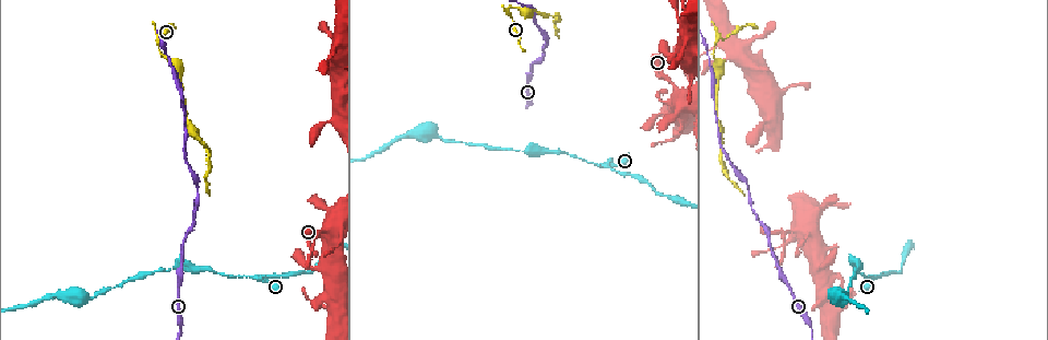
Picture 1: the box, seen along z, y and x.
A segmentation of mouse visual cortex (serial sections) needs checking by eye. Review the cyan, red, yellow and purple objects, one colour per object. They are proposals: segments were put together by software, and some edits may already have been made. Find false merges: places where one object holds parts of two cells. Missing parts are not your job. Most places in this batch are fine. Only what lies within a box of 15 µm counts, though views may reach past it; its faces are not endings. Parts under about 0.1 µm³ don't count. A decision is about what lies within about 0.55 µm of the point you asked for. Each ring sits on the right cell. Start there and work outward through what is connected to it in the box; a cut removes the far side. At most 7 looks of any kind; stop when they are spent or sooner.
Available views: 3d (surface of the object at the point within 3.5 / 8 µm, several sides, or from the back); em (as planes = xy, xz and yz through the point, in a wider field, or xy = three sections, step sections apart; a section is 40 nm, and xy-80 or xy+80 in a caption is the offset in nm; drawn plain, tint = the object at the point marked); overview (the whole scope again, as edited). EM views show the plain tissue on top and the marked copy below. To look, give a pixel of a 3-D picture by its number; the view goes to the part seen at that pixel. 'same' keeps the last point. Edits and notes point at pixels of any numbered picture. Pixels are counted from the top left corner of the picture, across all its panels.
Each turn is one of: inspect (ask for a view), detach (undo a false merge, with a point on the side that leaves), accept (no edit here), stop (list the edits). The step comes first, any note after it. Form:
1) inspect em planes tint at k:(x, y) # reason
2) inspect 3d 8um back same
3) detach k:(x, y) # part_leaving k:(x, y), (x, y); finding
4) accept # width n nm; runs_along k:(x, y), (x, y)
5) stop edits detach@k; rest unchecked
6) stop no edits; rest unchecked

inspect 3d 3.5um back at 1:(815, 264) # a narrow waist

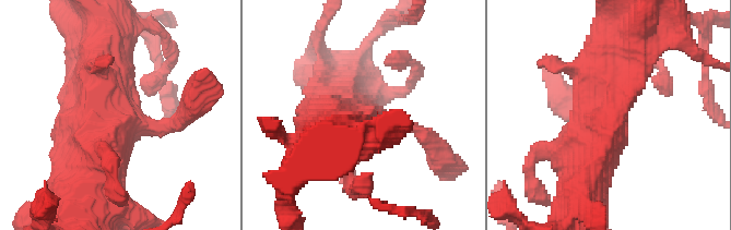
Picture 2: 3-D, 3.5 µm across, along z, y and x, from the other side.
inspect em planes tint at 2:(121, 119)

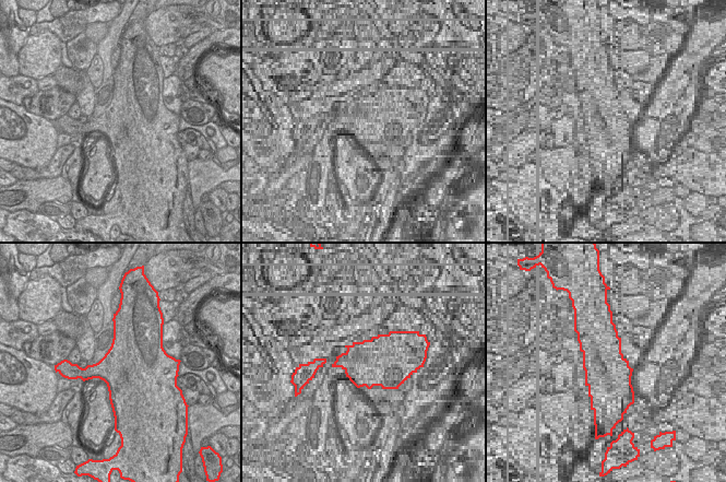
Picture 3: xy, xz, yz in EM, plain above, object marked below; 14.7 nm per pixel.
inspect em xy step 1 tint same # another direction

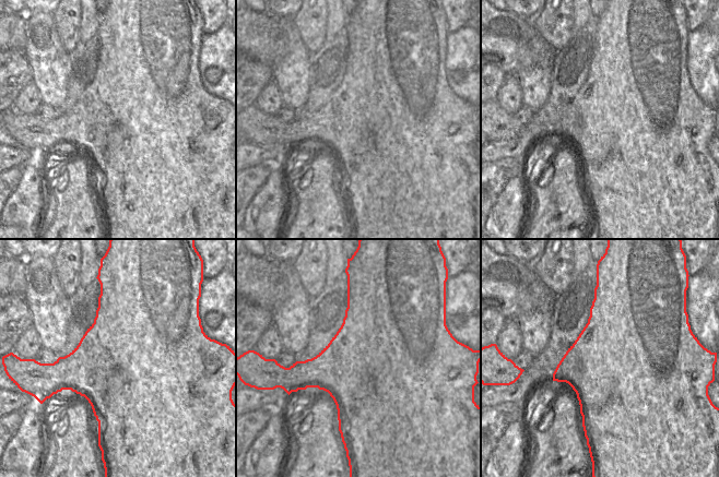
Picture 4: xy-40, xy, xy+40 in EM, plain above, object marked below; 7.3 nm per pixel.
accept # runs_along 2:(624, 33), (612, 50), (585, 170); one cell here

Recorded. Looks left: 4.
inspect 3d 3.5um at 1:(857, 263) # sudden change in width

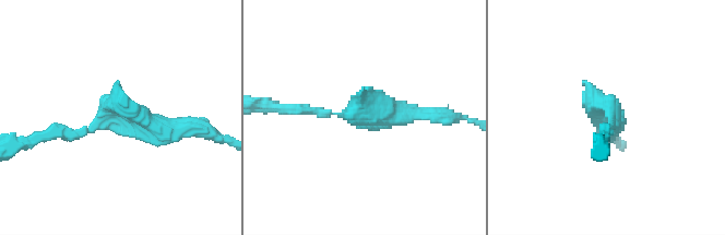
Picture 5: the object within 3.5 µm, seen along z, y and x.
inspect em xy step 5 tint at 5:(108, 112) # shape alone is not enough

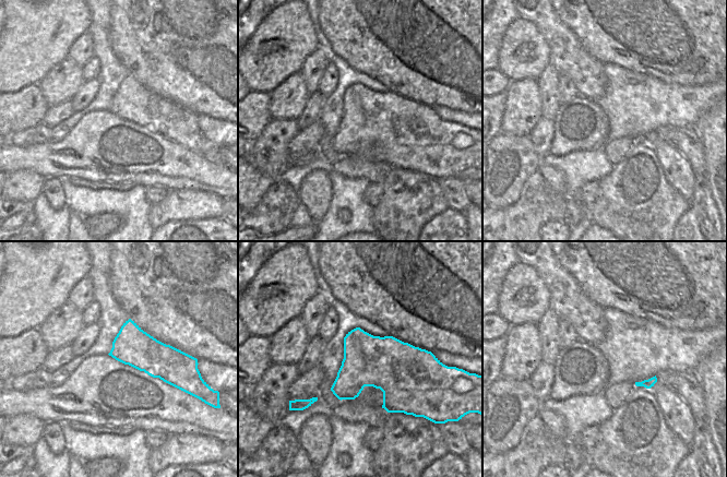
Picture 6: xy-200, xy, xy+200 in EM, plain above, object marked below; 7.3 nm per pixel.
accept # runs_along 5:(176, 126), (113, 109), (79, 132), (45, 136); continuous, no second cell

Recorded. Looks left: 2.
inspect 3d 3.5um at 1:(509, 7) # thin neck

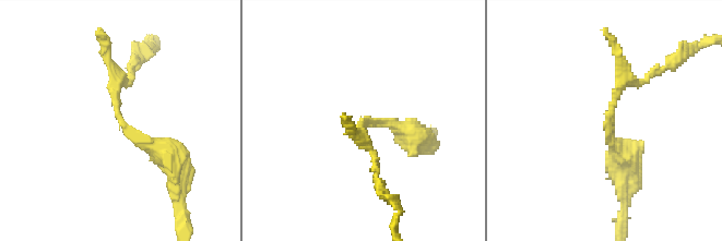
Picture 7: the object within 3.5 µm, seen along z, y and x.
inspect em planes tint at 7:(613, 105)

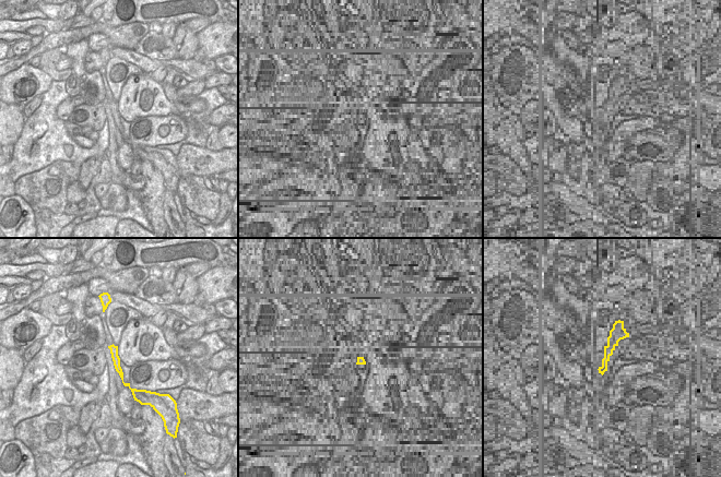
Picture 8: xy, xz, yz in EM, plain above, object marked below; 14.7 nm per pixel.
accept # one cell here

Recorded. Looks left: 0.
stop no edits; rest unchecked

